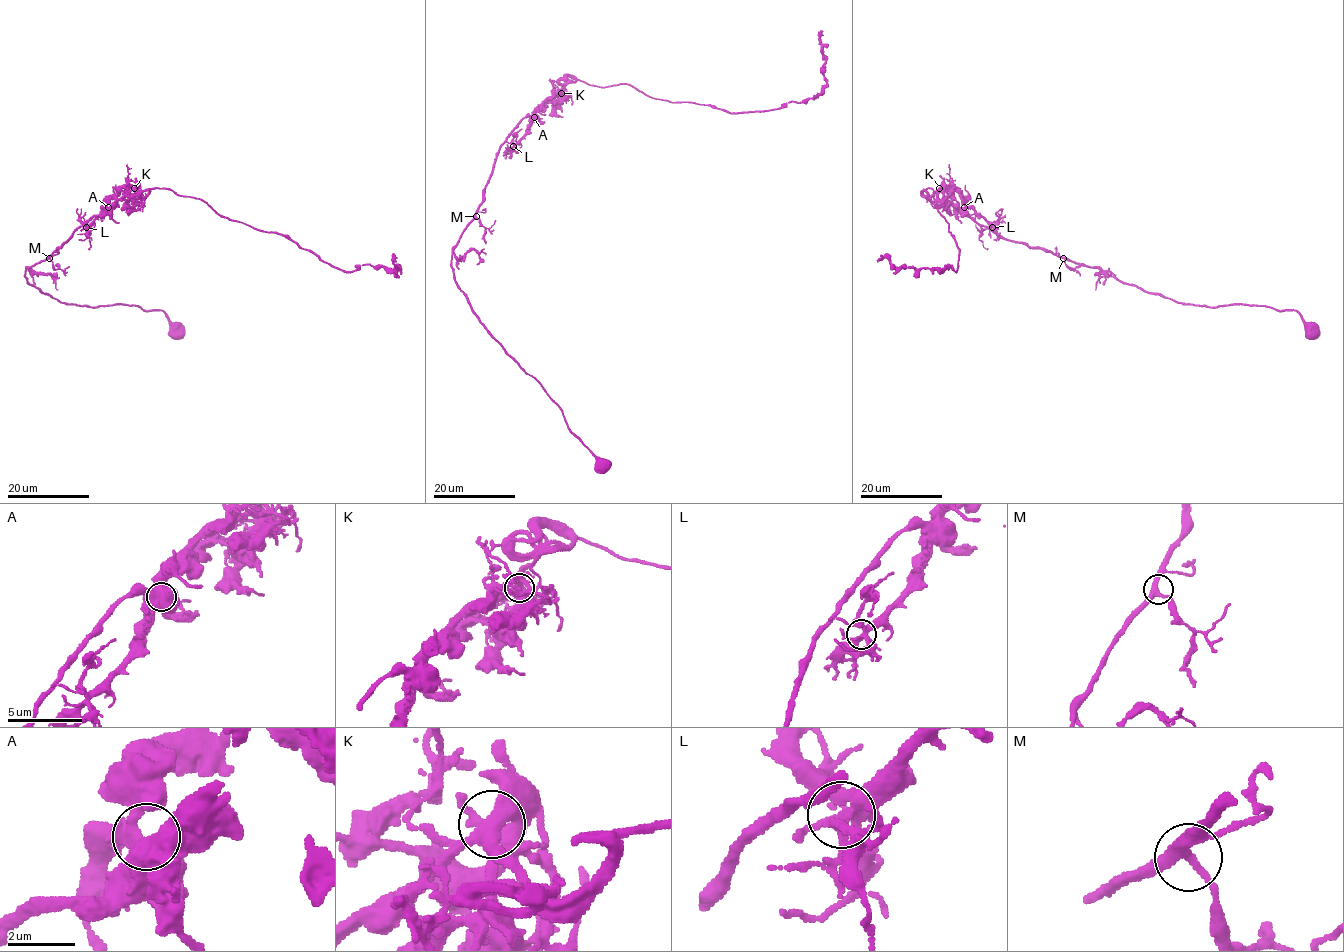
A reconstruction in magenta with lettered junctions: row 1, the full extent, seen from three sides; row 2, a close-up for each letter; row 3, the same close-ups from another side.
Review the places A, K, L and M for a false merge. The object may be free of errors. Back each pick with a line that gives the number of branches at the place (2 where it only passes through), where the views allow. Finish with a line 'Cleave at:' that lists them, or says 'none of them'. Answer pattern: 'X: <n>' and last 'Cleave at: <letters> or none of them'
Cleave at: none of them

